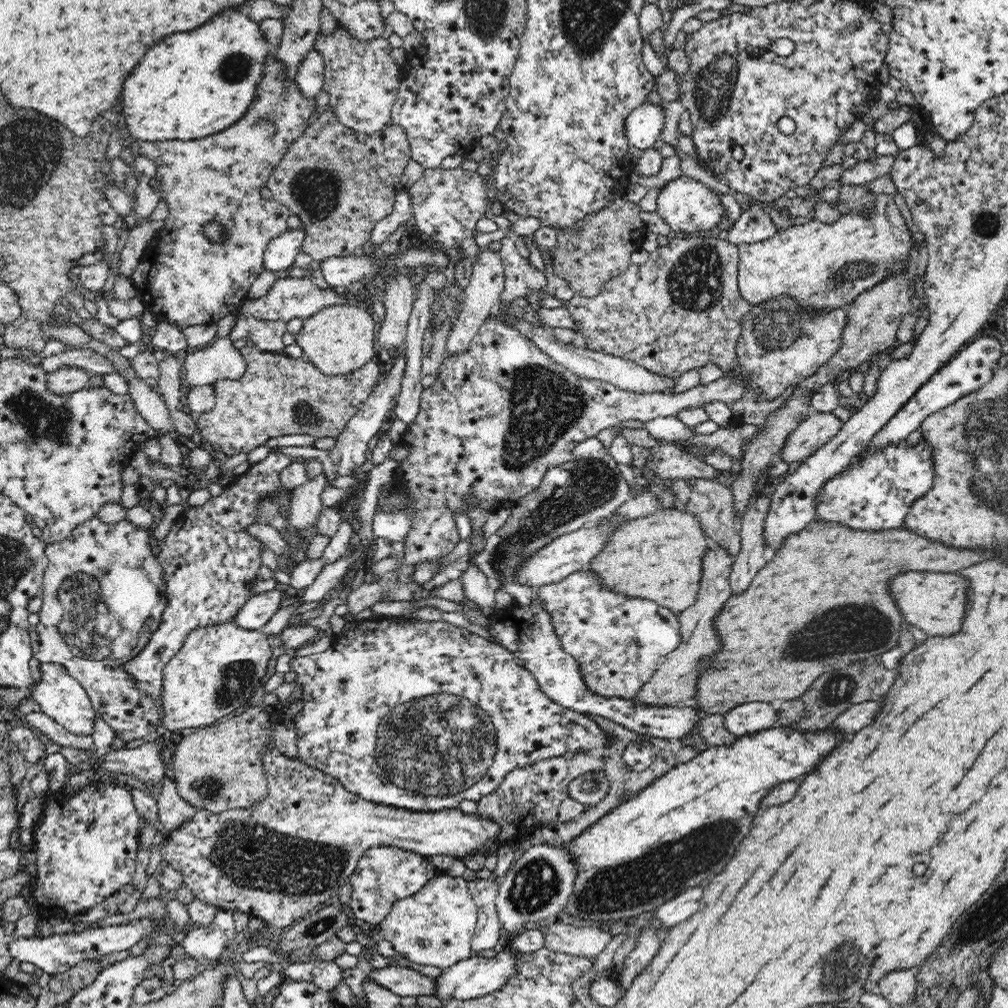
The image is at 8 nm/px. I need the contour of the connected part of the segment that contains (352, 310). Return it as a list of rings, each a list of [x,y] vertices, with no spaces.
[[[353,304],[324,306],[310,318],[302,320],[302,328],[295,334],[295,342],[303,350],[303,356],[320,372],[332,376],[352,374],[374,359],[373,342],[377,318],[369,309]]]

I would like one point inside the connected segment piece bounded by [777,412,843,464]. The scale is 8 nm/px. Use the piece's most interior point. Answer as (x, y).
(817, 429)

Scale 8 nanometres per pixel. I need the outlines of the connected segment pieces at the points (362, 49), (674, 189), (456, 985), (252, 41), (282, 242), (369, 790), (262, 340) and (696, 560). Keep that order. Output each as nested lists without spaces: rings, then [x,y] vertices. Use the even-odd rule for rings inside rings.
[[[338,27],[332,34],[318,32],[314,49],[324,56],[323,89],[330,94],[329,106],[340,124],[376,136],[391,122],[392,105],[400,86],[400,66],[390,57],[393,48],[387,36],[360,42]]]
[[[682,176],[677,180],[672,180],[661,188],[656,202],[656,211],[670,226],[674,235],[694,236],[696,232],[710,230],[714,228],[724,213],[724,207],[720,203],[720,197],[702,182]]]
[[[503,944],[498,948],[498,954],[493,958],[473,955],[470,958],[459,960],[456,964],[445,968],[435,978],[435,993],[433,995],[445,1004],[452,999],[472,1000],[472,998],[480,998],[500,990],[507,983],[507,980],[515,975],[517,958],[518,954]]]
[[[242,8],[222,12],[192,32],[166,36],[144,54],[124,82],[122,114],[130,134],[135,140],[159,142],[192,141],[222,132],[240,120],[252,104],[267,56],[268,42],[261,33],[259,21],[246,16]]]
[[[303,227],[291,229],[280,236],[270,239],[263,254],[264,271],[277,275],[288,272],[293,267],[293,262],[301,252],[304,242]]]
[[[407,618],[360,621],[356,629],[334,637],[332,646],[326,652],[310,654],[310,656],[295,656],[290,662],[290,670],[296,674],[296,685],[302,688],[301,699],[304,702],[302,709],[293,718],[299,760],[335,778],[348,792],[364,800],[406,810],[432,812],[458,808],[462,801],[479,801],[483,796],[494,792],[504,777],[514,769],[536,764],[540,760],[587,753],[596,748],[609,746],[608,733],[604,733],[594,719],[552,702],[540,689],[536,679],[530,674],[530,670],[526,670],[515,660],[514,655],[501,645],[489,642],[469,632],[466,628],[449,623],[414,622]]]
[[[236,314],[236,324],[228,338],[234,343],[242,336],[248,337],[252,345],[261,351],[283,353],[282,336],[287,332],[287,323],[282,320],[258,320],[254,317],[241,318]]]
[[[674,507],[658,509],[645,517],[622,521],[611,532],[603,549],[587,564],[588,572],[595,572],[599,582],[616,594],[623,594],[628,598],[644,598],[654,601],[660,607],[683,612],[692,607],[696,600],[696,592],[700,588],[700,566],[704,552],[708,548],[706,536],[697,518],[689,512],[682,512]]]

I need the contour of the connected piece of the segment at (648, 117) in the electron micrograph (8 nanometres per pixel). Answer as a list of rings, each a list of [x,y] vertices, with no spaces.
[[[648,100],[632,110],[625,120],[626,139],[630,147],[644,151],[658,142],[664,130],[664,110]]]

